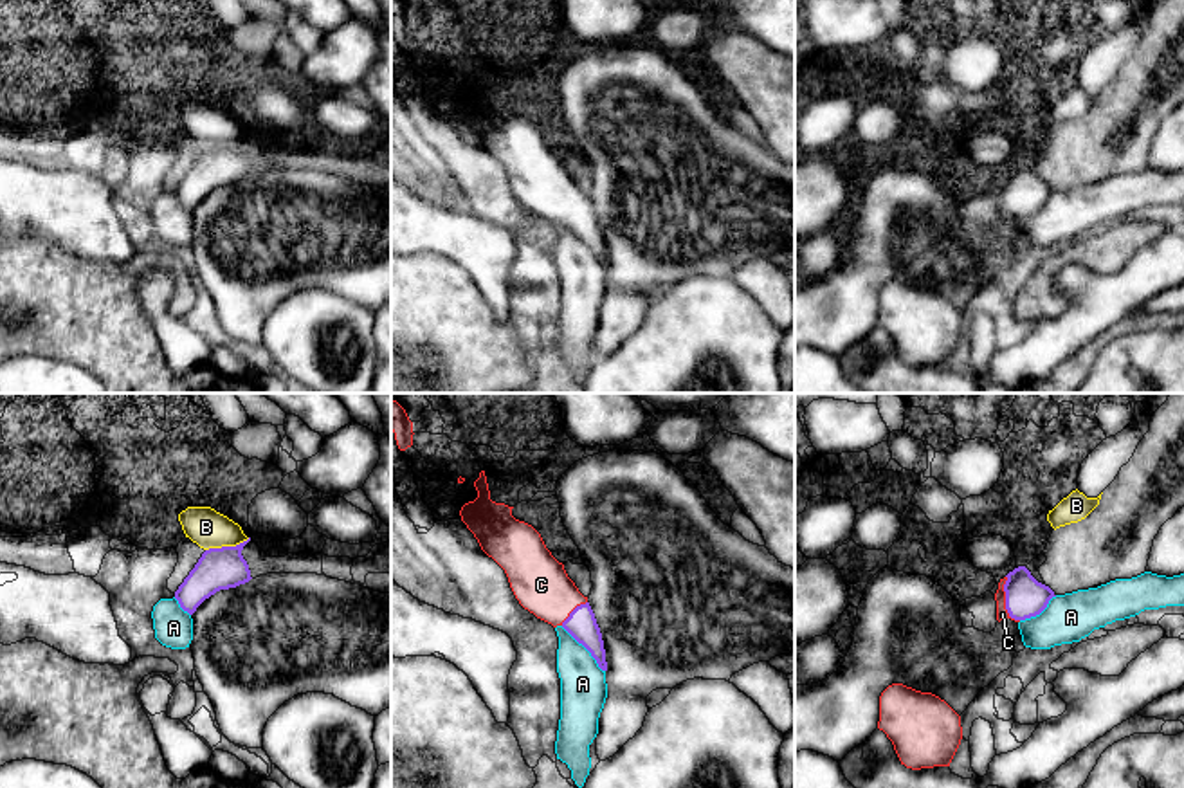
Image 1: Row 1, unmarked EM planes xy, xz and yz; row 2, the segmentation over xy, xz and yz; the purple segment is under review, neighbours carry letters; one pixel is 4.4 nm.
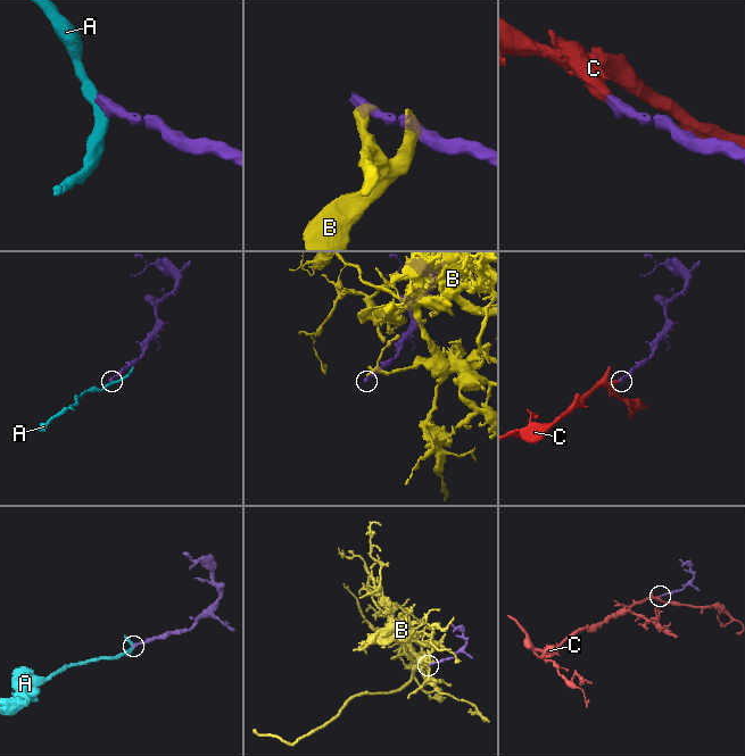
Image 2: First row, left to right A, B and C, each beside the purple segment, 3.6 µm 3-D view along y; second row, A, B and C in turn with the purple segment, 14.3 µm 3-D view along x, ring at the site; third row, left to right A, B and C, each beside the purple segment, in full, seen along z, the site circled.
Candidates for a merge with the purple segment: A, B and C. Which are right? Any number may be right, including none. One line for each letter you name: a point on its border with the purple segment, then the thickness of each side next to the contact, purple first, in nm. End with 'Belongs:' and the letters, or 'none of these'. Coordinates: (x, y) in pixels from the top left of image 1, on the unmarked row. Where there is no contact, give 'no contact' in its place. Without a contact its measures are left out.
C: meets purple in yz at (1006, 197); 180 nm thick on the purple side, 50 nm on the other
Belongs: C

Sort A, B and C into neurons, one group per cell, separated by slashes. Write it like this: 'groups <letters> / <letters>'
groups A / B / C

